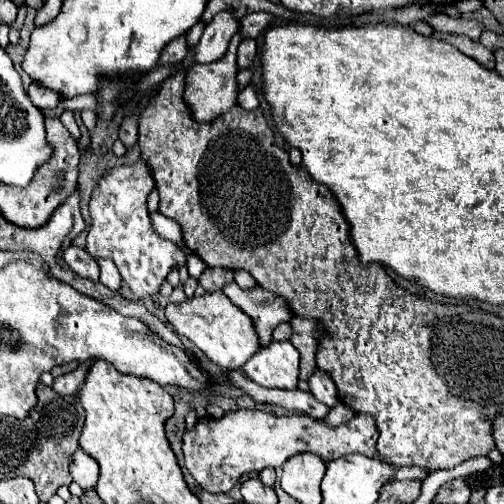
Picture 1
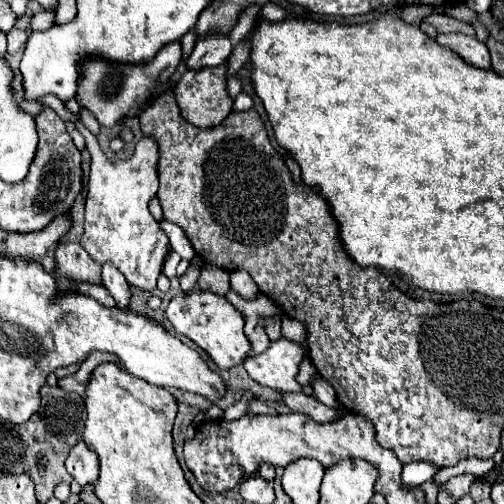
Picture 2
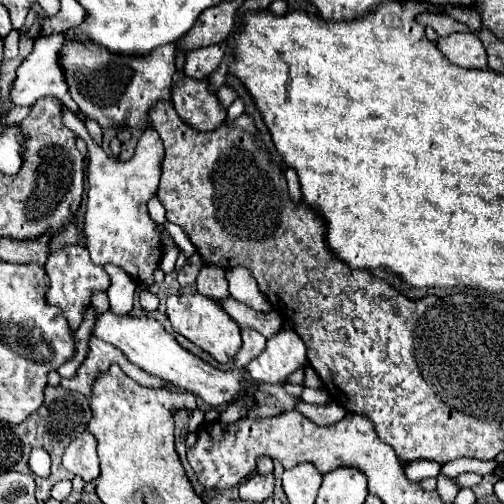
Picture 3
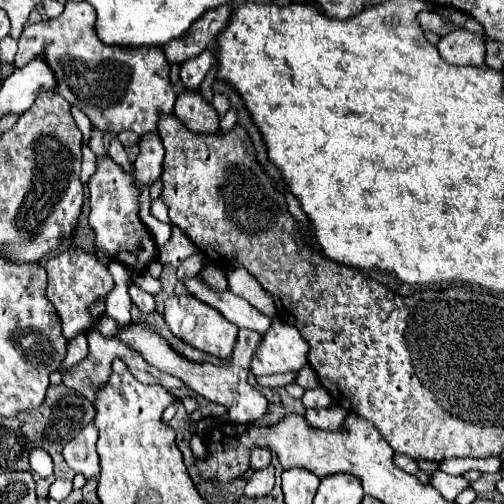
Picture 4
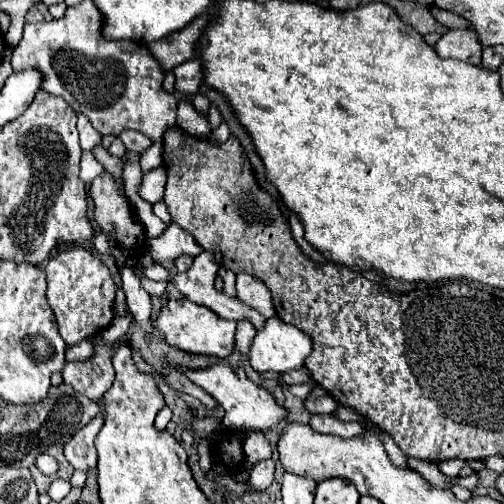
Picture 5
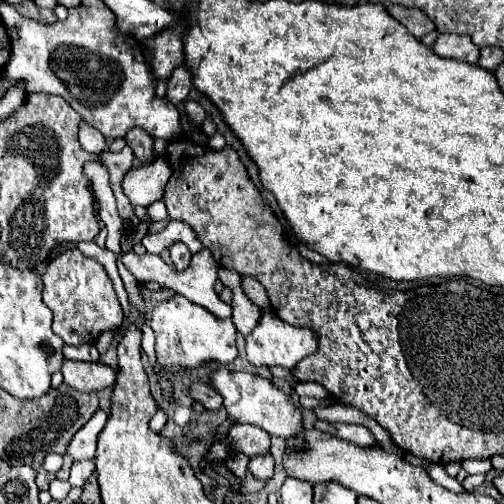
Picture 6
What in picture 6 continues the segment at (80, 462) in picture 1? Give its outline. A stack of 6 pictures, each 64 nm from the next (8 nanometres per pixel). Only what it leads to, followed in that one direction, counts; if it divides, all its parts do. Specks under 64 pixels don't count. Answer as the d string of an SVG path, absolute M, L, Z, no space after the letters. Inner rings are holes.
M98 410L96 416L92 416L88 420L88 424L84 424L84 428L80 428L70 446L68 446L68 454L74 458L74 460L84 460L84 458L94 458L96 454L96 438L98 438L98 432L102 432L104 424L108 420L108 414L104 410Z

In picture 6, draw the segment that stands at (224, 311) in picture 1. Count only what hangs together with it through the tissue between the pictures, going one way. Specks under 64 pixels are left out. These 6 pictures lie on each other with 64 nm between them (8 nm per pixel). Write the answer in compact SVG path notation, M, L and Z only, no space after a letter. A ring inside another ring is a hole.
M176 294L160 302L150 318L150 326L156 334L156 358L170 372L200 368L206 362L234 362L238 356L236 348L236 328L230 318L216 318L206 308L190 302L188 298Z

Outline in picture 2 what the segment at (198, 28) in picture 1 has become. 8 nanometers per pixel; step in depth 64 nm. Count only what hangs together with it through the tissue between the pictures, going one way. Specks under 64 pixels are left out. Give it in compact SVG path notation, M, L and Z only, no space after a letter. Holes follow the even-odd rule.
M194 30L189 31L186 33L181 39L180 42L182 44L182 60L186 61L190 54L192 53L192 50L196 43L196 34Z

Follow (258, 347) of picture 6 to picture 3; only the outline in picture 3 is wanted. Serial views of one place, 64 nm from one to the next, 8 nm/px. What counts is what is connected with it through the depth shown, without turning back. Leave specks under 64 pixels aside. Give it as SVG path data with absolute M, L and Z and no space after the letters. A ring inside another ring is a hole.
M280 328L266 340L264 352L248 364L248 372L256 383L282 384L286 376L304 364L308 364L306 344L294 330Z

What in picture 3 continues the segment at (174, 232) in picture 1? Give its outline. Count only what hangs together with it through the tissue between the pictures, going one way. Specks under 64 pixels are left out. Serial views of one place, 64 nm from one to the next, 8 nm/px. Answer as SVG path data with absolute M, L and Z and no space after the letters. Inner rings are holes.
M166 222L164 224L166 226L166 230L170 232L170 236L174 238L174 244L186 254L186 256L192 256L192 252L196 252L196 248L192 246L192 242L188 240L188 236L184 234L184 230L180 230L176 224L172 224L172 222Z

